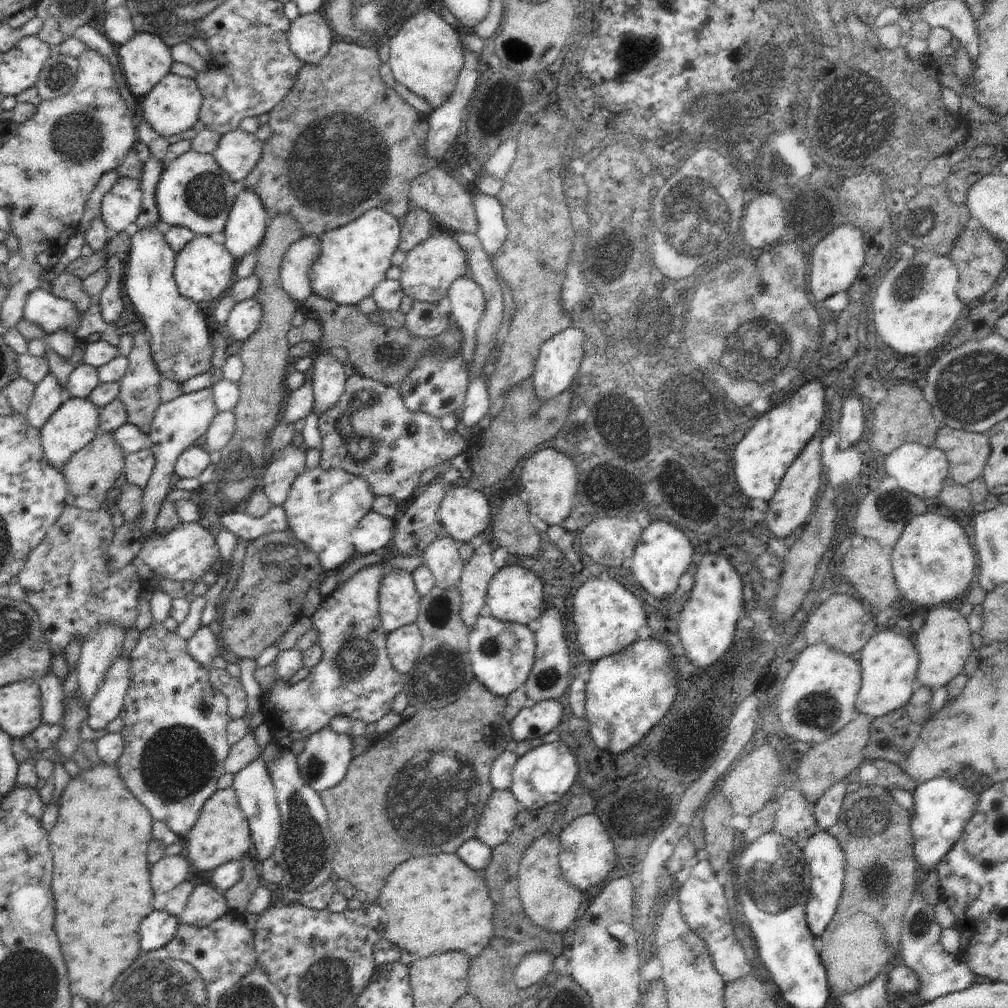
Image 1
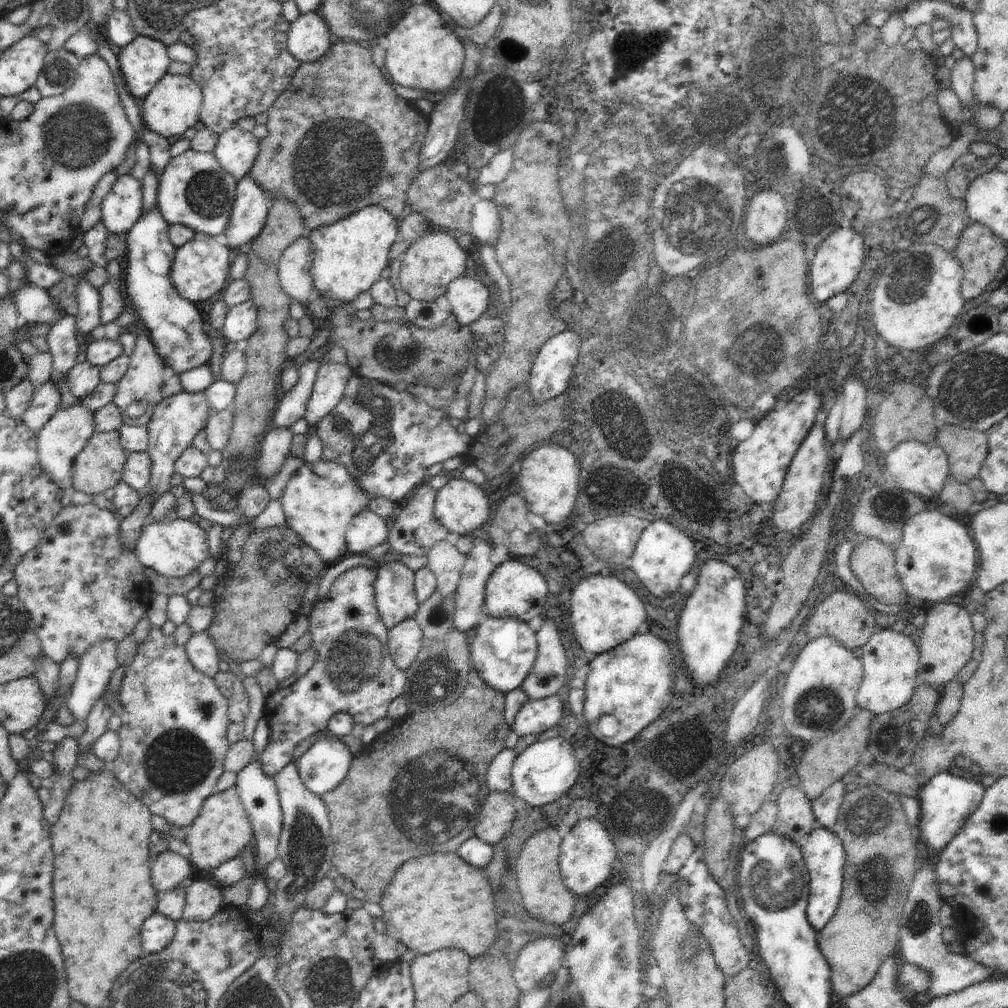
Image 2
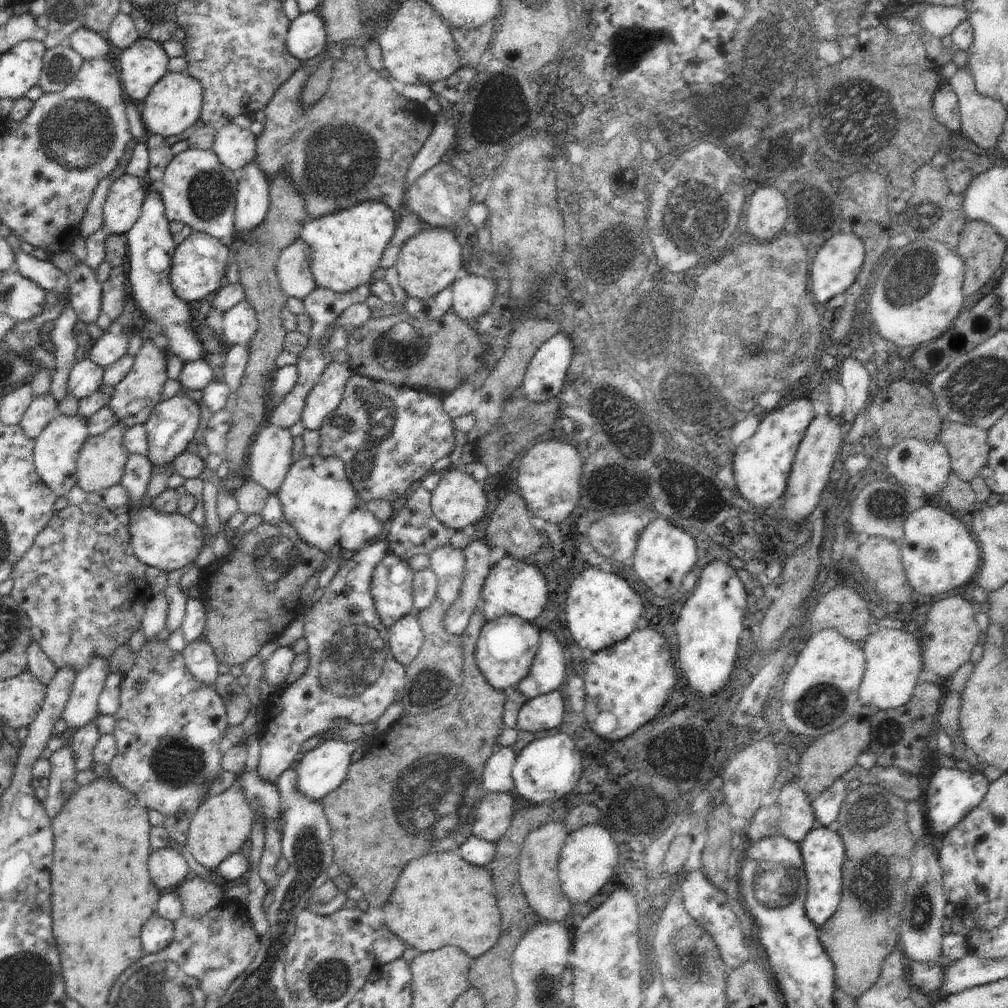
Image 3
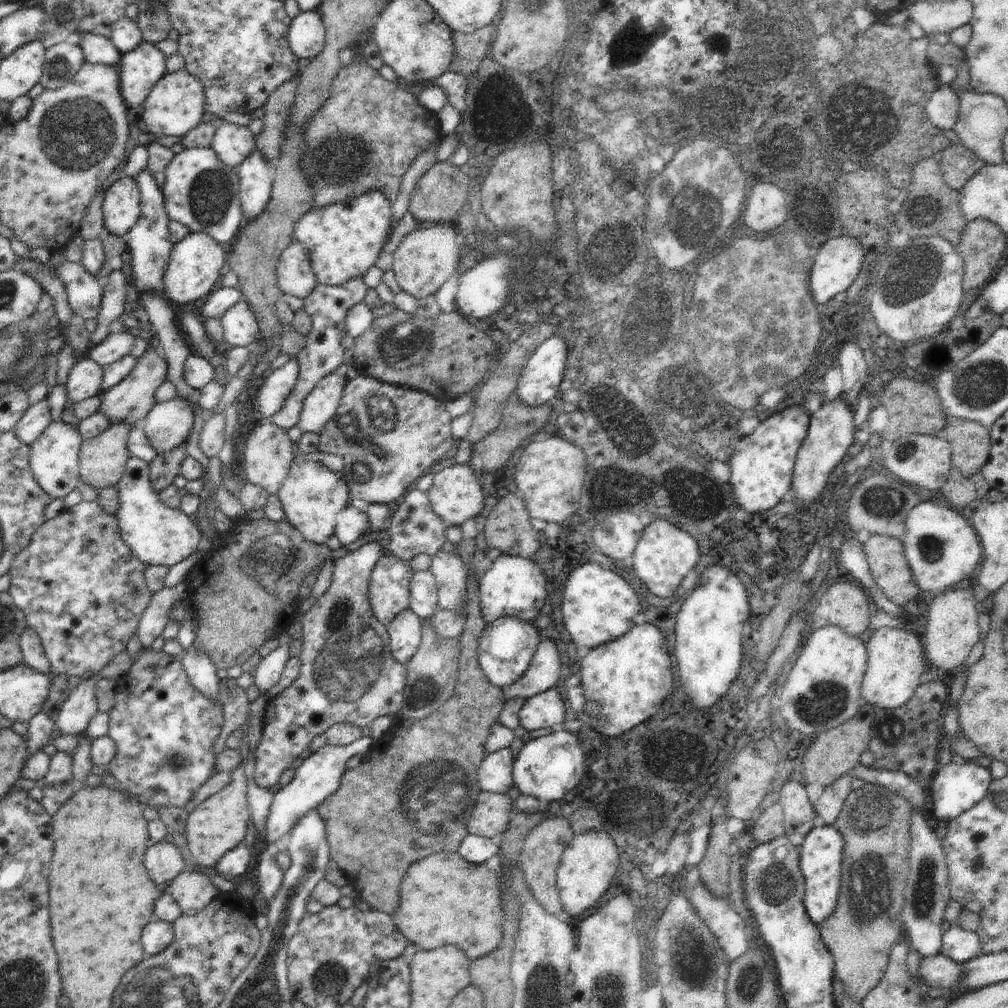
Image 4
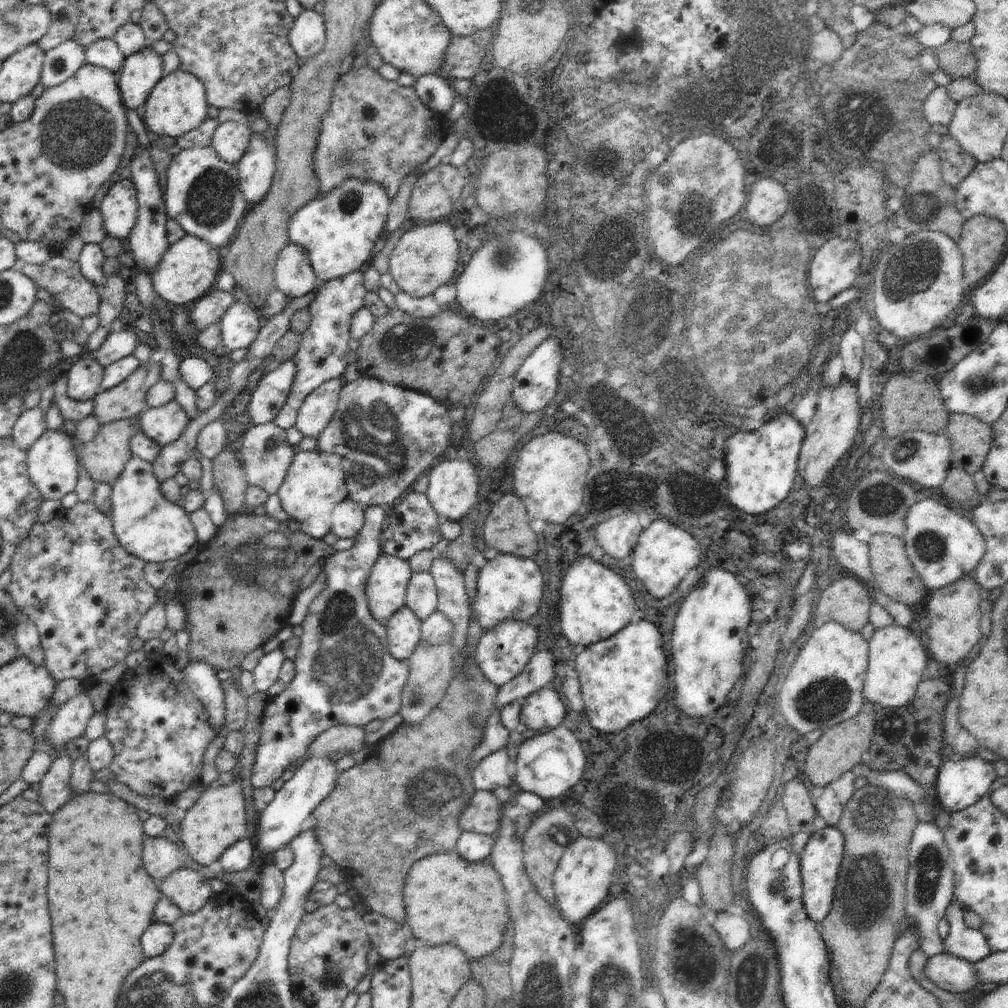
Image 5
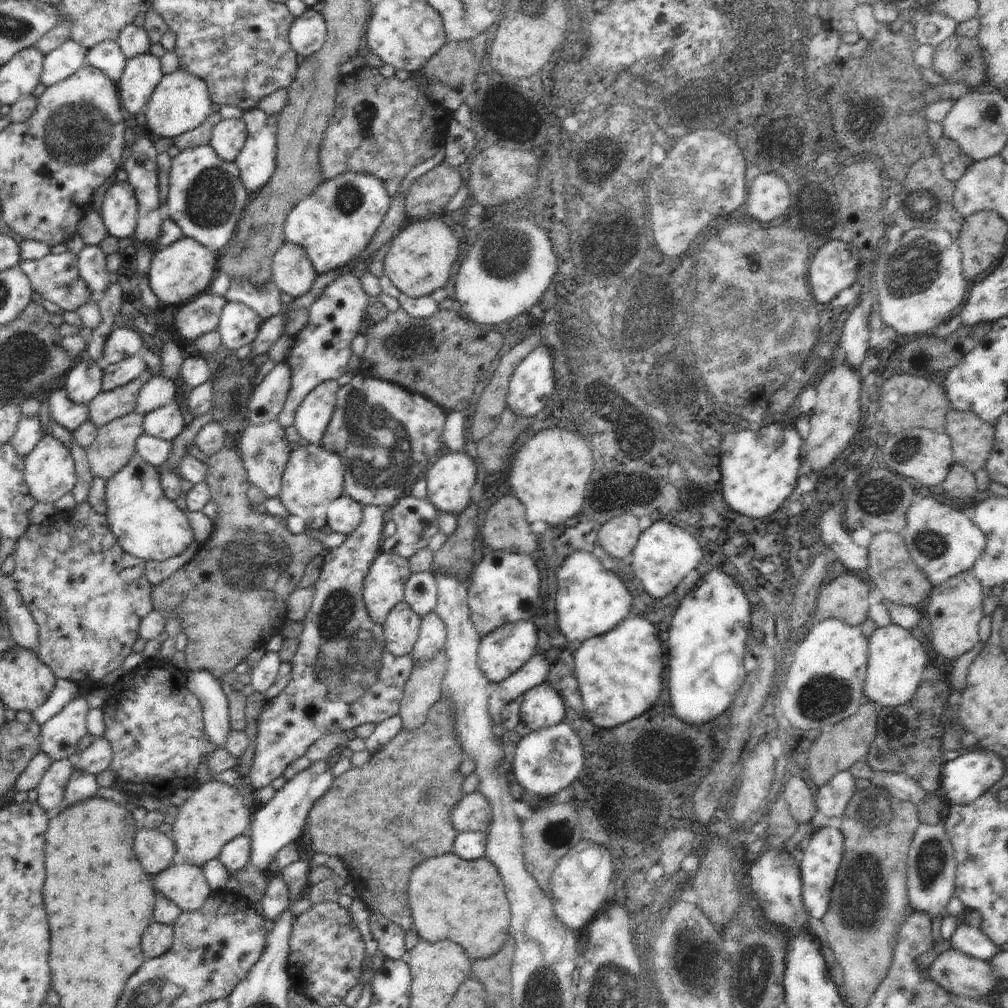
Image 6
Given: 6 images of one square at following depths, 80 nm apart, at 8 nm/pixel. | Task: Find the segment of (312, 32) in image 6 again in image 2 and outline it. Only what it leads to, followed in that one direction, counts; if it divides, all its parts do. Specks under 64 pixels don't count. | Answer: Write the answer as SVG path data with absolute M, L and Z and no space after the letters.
M318 11L298 16L290 23L287 50L300 63L313 63L331 48L329 26Z

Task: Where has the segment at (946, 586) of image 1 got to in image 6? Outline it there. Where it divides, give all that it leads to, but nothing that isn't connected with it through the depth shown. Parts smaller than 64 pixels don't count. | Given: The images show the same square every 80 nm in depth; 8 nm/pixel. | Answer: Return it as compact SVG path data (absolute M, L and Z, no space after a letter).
M920 498L910 506L906 513L903 539L912 560L933 587L964 571L972 572L987 545L986 535L974 524L970 512L955 510L934 498Z

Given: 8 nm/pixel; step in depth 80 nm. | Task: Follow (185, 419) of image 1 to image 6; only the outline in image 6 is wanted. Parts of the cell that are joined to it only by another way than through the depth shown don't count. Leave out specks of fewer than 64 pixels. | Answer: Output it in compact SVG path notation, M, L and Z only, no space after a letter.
M175 400L145 414L144 433L163 441L173 441L186 426L182 410Z

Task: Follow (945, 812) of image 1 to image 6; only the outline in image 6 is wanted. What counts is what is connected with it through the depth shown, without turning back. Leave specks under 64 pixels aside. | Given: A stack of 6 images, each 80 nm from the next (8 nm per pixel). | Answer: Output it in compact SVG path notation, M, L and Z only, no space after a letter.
M971 749L961 751L959 757L947 761L941 770L941 786L939 791L949 805L969 805L978 800L989 788L992 788L1006 773L1005 762L996 753L981 750L973 752Z

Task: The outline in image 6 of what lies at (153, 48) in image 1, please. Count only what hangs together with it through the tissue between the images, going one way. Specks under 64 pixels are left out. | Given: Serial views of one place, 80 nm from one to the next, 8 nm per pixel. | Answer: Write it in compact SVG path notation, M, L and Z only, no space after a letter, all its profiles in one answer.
M150 52L127 59L117 82L121 105L136 116L150 100L150 95L163 76L161 58Z

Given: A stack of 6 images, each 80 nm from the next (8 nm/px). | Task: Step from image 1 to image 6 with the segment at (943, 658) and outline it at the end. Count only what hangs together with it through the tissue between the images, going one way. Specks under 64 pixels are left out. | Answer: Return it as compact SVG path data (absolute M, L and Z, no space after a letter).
M970 571L957 574L944 584L932 587L930 602L926 608L928 625L927 633L932 635L933 649L946 660L956 660L969 650L972 650L979 641L979 622L985 615L982 611L984 590L980 581Z

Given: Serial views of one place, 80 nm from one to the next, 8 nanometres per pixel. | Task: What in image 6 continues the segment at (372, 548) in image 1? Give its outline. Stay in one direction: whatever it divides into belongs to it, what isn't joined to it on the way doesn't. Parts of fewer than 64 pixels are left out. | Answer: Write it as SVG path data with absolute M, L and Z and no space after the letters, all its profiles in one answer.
M343 494L327 508L327 525L333 532L348 536L361 523L364 507L362 503Z

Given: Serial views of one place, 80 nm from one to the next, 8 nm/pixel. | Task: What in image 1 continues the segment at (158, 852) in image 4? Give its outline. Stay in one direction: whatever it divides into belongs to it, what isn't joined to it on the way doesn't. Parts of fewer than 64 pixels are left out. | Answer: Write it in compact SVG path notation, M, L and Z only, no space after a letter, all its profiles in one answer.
M165 854L160 862L152 868L152 890L154 894L167 894L186 881L186 877L192 870L190 863L178 856Z

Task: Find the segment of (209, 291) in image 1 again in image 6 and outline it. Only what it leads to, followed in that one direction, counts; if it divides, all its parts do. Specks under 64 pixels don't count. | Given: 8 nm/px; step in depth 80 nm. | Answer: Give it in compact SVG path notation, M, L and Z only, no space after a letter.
M183 236L174 244L160 248L153 254L147 274L150 288L163 305L183 306L208 291L218 271L217 259L217 254L211 248L192 237Z

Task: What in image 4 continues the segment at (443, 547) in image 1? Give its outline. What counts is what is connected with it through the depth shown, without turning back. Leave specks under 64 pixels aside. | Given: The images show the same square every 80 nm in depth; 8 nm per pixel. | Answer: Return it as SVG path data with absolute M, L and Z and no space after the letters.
M440 549L431 560L437 584L437 608L456 610L466 605L466 576L469 566L458 553Z

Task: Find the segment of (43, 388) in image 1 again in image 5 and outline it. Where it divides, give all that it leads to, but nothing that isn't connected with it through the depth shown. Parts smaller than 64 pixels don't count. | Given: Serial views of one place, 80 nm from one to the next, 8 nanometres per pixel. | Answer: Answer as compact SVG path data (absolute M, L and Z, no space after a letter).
M35 406L29 411L24 411L23 415L16 421L11 437L14 444L27 450L42 436L42 433L48 430L46 426L46 415L39 406Z

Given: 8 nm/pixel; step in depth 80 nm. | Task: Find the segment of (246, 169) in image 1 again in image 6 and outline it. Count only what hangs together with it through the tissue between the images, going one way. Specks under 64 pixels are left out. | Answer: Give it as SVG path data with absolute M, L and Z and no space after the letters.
M222 119L213 130L209 145L226 162L235 162L248 138L243 119Z

